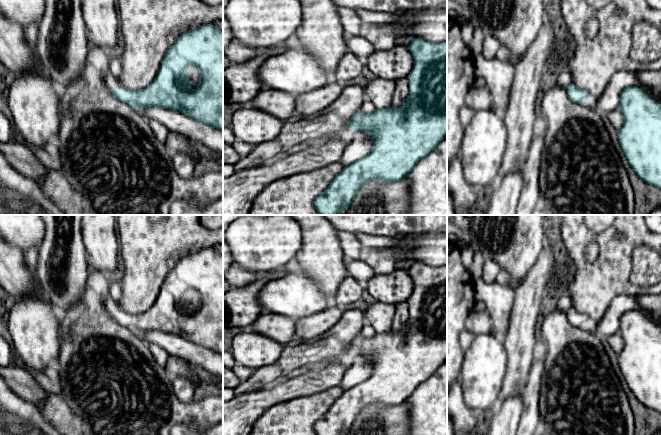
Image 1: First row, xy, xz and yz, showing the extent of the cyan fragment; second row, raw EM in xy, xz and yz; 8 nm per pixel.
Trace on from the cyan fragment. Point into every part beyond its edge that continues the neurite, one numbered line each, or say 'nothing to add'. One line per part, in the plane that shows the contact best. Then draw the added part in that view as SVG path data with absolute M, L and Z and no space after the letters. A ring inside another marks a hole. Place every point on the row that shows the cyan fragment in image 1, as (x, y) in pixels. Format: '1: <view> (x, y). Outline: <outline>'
1: xy (193, 72). Outline: M193 65L188 67L188 78L190 80L190 88L194 89L200 81L199 69Z
2: xy (111, 82). Outline: M110 72L106 73L104 76L105 84L109 92L112 93L113 88L122 88L123 86L118 82L116 77L112 75Z

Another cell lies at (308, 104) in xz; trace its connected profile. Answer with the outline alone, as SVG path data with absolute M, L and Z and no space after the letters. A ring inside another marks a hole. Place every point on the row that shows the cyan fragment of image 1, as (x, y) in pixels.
M332 80L320 89L298 95L295 103L295 117L310 117L321 112L339 97L344 86L343 83Z

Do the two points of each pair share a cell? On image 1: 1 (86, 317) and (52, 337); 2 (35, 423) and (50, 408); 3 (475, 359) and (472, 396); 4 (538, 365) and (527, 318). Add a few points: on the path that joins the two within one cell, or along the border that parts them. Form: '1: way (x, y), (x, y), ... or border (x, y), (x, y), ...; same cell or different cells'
1: border (60, 323), (60, 352), (58, 355); different cells
2: border (38, 407), (52, 424); different cells
3: way (476, 368), (476, 387); same cell
4: border (539, 340), (537, 354), (528, 376); different cells

